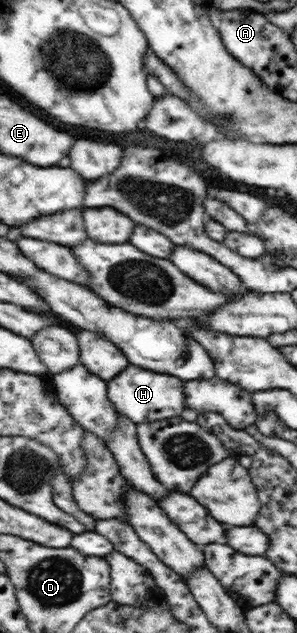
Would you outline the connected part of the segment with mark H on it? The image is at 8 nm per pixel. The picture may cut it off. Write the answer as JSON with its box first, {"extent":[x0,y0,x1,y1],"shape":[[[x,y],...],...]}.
{"extent":[109,364,185,425],"shape":[[[133,364],[109,381],[109,398],[121,415],[136,425],[181,416],[185,411],[185,393],[181,379],[141,369]]]}

